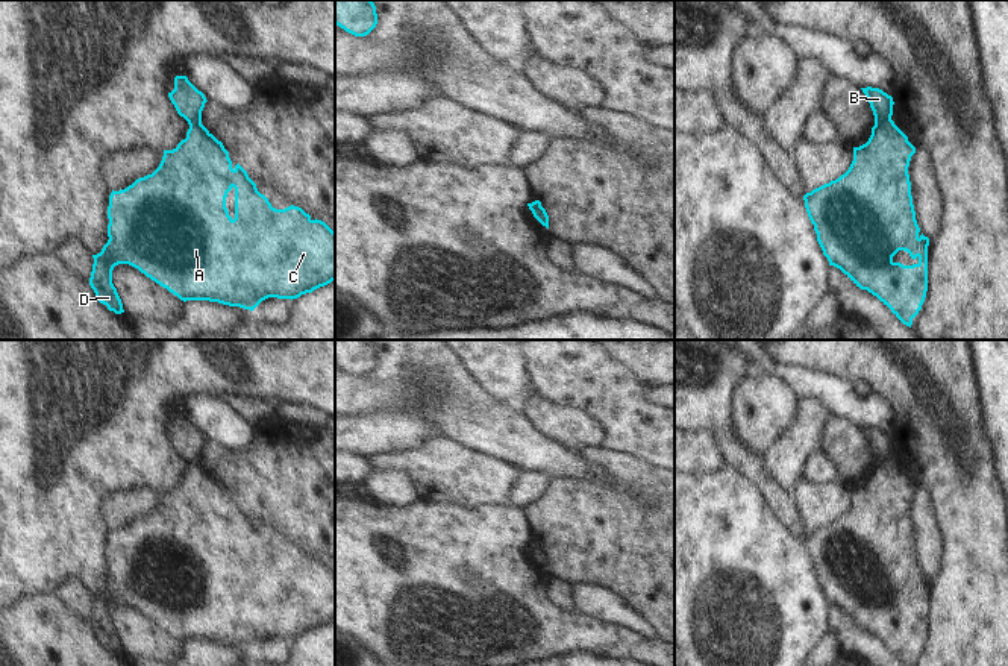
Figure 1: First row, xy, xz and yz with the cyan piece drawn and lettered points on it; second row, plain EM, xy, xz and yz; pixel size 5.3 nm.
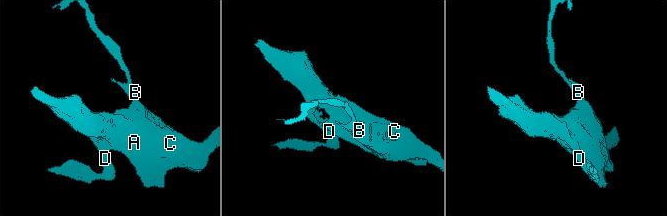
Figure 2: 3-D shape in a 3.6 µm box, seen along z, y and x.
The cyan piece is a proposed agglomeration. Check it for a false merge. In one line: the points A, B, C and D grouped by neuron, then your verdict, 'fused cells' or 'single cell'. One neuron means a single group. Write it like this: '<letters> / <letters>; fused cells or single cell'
A C D / B; fused cells

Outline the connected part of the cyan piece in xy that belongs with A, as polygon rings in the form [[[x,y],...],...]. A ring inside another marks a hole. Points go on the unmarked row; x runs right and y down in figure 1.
[[[202,463],[189,466],[186,478],[176,489],[164,490],[159,507],[109,536],[108,583],[92,595],[89,625],[100,643],[115,654],[124,652],[112,624],[112,610],[129,604],[167,628],[180,640],[209,640],[253,651],[268,637],[297,639],[335,620],[335,572],[321,560],[312,560],[299,546],[276,549],[261,534],[247,511],[232,505],[229,492]],[[235,529],[235,557],[229,555],[226,537]]]

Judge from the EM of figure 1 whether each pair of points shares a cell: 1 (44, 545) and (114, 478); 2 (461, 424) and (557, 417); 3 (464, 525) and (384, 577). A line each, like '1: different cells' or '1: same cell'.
1: same cell
2: different cells
3: same cell

